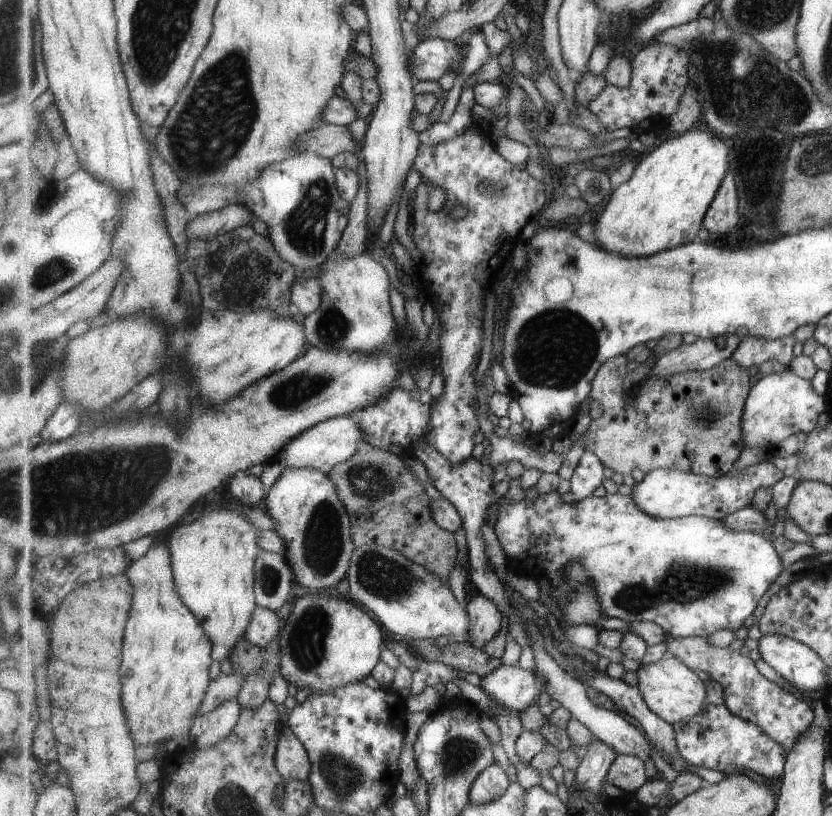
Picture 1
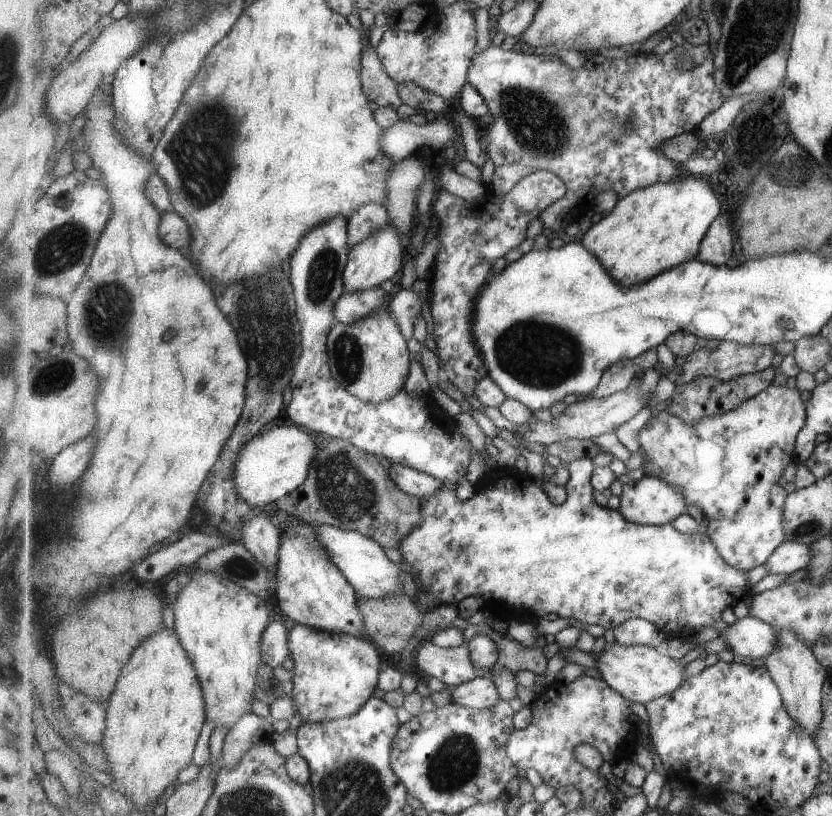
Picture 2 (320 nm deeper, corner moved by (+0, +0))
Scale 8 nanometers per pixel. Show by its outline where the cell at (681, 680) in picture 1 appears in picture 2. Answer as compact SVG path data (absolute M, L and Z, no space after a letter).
M619 642L606 643L605 648L596 654L601 678L605 679L619 694L633 702L646 705L648 702L661 698L666 694L674 693L687 680L687 666L683 666L679 659L670 658L661 648L651 645L625 646Z

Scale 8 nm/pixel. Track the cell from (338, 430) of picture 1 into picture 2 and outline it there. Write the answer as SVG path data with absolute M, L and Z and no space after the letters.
M297 423L291 426L278 426L267 428L256 434L240 452L234 480L236 489L253 508L274 506L286 494L292 493L301 486L308 477L310 466L318 449L317 438L305 427Z

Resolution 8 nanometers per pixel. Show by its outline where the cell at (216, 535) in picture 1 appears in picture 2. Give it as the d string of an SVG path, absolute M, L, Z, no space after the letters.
M192 570L192 581L181 591L174 602L174 630L181 644L188 650L189 658L197 669L206 700L206 720L215 727L224 726L231 730L239 719L251 712L253 700L256 698L256 688L260 678L262 662L262 636L270 625L269 608L264 596L256 595L249 589L240 587L229 578L224 579L215 573Z

